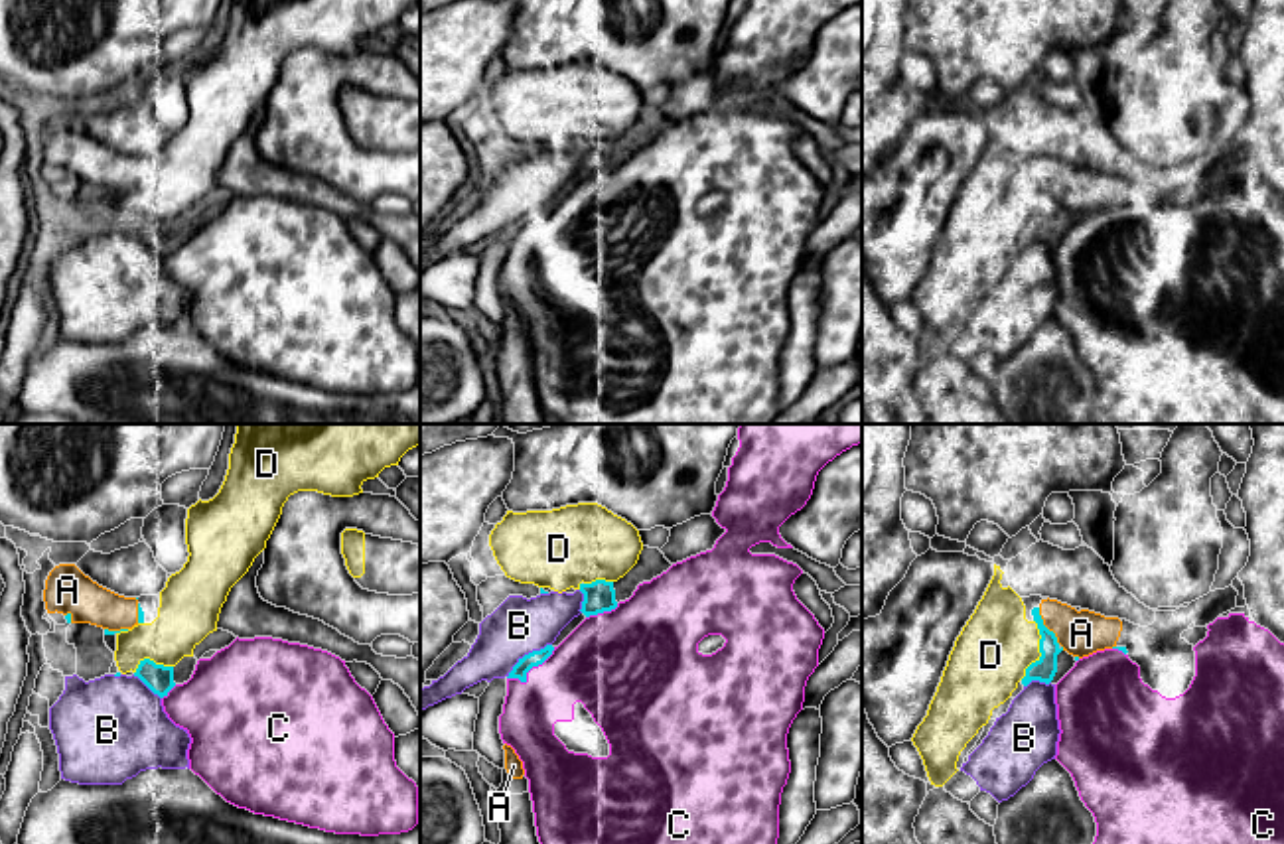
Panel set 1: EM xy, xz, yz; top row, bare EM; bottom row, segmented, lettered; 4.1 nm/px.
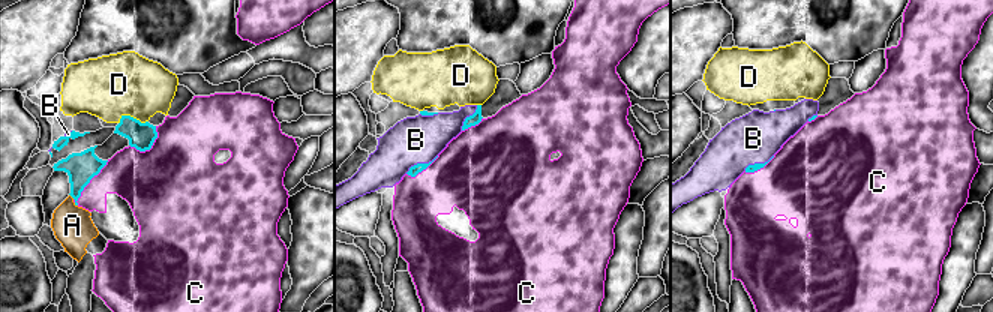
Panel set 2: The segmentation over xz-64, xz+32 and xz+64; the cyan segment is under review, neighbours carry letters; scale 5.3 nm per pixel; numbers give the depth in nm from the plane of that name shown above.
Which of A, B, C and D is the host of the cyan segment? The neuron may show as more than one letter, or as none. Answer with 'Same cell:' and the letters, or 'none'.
Same cell: A

